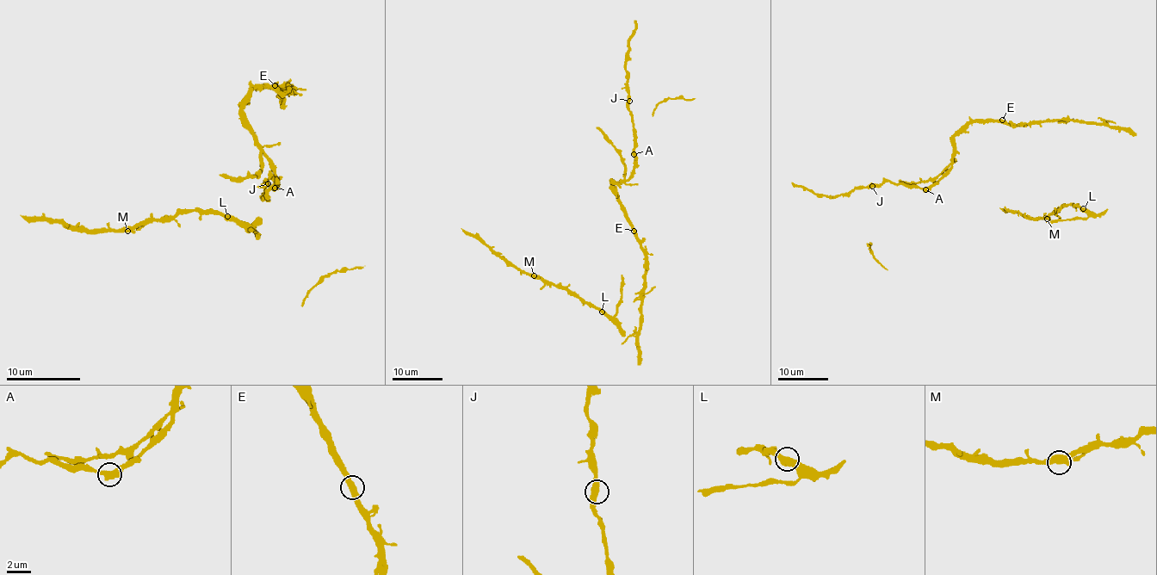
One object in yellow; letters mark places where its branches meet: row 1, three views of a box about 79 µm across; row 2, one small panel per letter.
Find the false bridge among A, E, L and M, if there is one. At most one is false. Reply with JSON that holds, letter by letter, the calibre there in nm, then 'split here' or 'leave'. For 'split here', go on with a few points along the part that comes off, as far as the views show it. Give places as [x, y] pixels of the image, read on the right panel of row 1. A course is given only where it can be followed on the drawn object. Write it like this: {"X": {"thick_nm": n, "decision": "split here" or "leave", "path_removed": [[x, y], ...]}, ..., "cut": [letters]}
{"A": {"thick_nm": 500, "decision": "leave"}, "E": {"thick_nm": 480, "decision": "leave"}, "L": {"thick_nm": 480, "decision": "leave"}, "M": {"thick_nm": 500, "decision": "leave"}, "cut": []}

